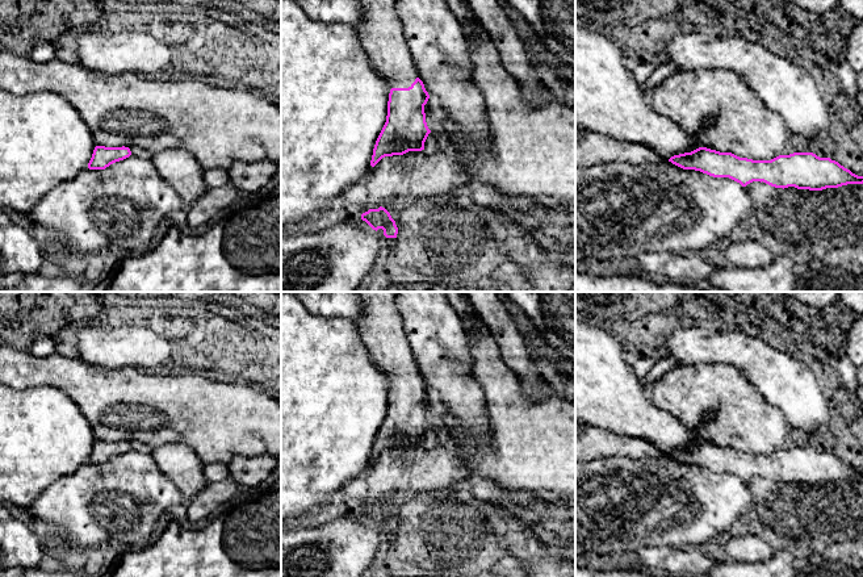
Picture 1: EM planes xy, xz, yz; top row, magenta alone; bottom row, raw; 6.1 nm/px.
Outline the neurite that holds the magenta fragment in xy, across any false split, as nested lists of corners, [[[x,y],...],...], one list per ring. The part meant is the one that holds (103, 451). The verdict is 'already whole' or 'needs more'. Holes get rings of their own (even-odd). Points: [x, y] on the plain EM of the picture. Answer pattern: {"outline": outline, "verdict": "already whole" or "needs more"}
{"outline": [[[96,440],[88,457],[89,464],[105,464],[110,459],[123,455],[131,450],[129,442]]], "verdict": "already whole"}

